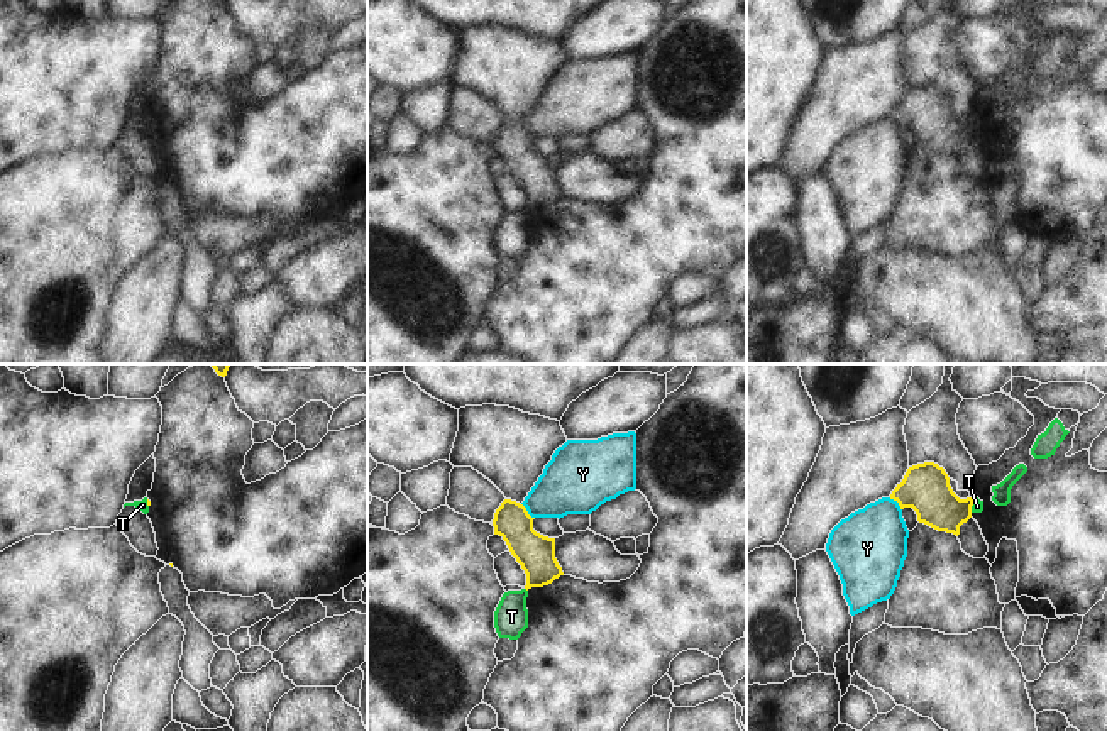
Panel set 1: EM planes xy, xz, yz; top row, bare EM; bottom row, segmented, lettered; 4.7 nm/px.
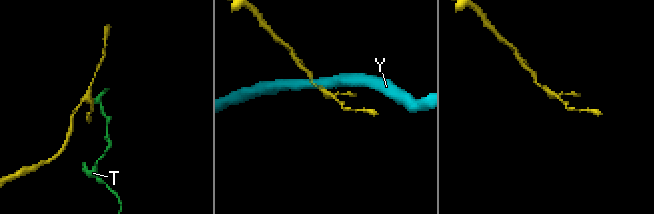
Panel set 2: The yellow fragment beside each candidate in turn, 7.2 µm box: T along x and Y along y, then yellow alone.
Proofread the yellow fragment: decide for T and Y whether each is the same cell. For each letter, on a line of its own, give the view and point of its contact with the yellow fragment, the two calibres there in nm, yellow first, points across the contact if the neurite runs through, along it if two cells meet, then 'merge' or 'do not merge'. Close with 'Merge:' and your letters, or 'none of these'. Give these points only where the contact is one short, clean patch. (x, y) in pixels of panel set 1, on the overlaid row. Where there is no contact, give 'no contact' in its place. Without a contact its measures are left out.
T: contact yz (972, 505); calibres 220 and 50 nm; border yz (974, 500), (970, 511); do not merge
Y: contact xz (527, 511); calibres 180 and 280 nm; do not merge
Merge: none of these

